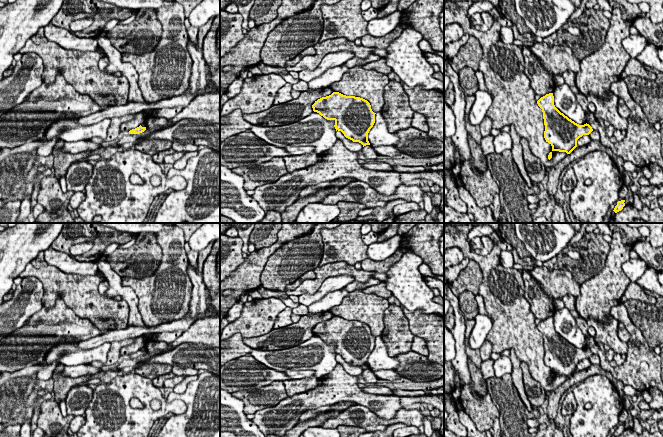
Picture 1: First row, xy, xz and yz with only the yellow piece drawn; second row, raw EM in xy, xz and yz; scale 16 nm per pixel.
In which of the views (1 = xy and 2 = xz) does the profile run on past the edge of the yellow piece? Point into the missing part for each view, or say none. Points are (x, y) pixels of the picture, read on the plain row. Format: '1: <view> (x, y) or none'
1: none
2: none

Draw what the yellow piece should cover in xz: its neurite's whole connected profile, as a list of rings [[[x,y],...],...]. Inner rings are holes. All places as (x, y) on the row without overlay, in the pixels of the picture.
[[[333,316],[331,319],[322,321],[312,329],[313,335],[319,337],[327,344],[335,345],[336,355],[341,355],[344,360],[353,366],[359,366],[364,370],[370,369],[368,357],[375,347],[375,338],[370,327],[360,321],[346,320],[339,316]]]

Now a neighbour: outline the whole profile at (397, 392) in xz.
[[[394,389],[393,390],[393,395],[398,396],[398,397],[419,397],[419,396],[426,396],[424,391],[422,390],[417,390],[417,391],[411,391],[411,390],[401,390],[401,389]]]

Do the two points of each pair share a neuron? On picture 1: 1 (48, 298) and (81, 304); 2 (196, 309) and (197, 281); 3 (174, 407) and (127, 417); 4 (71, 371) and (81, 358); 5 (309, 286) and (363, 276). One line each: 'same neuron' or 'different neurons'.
1: same neuron
2: same neuron
3: same neuron
4: different neurons
5: same neuron

